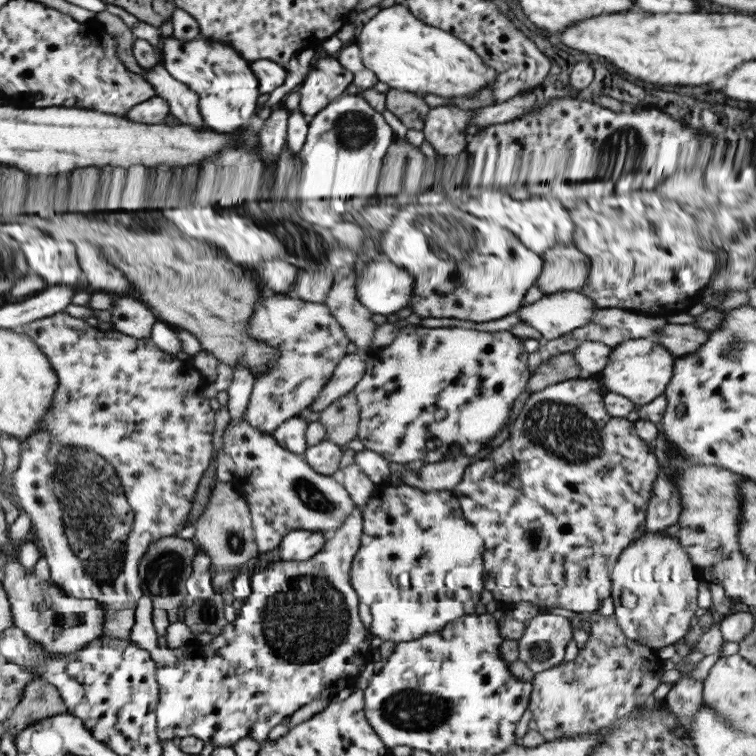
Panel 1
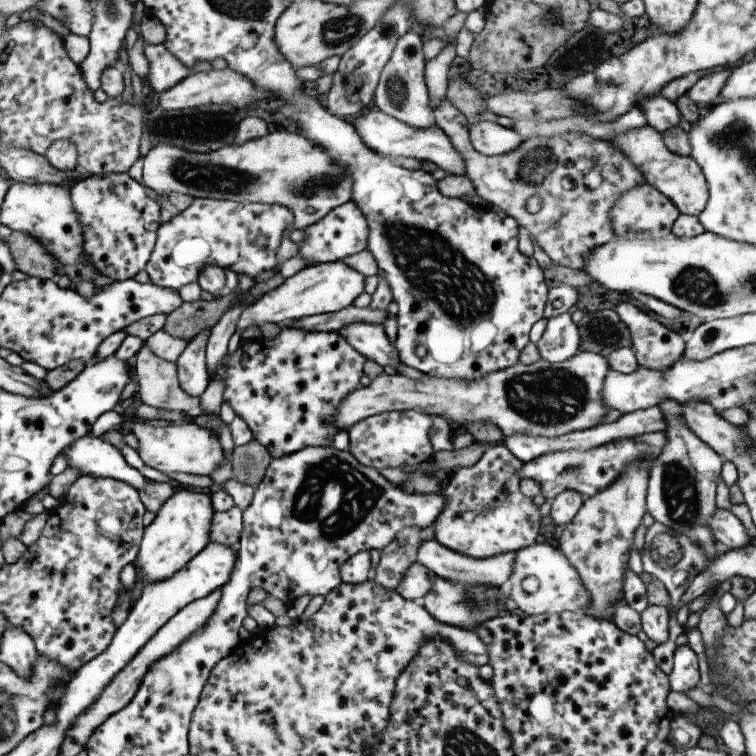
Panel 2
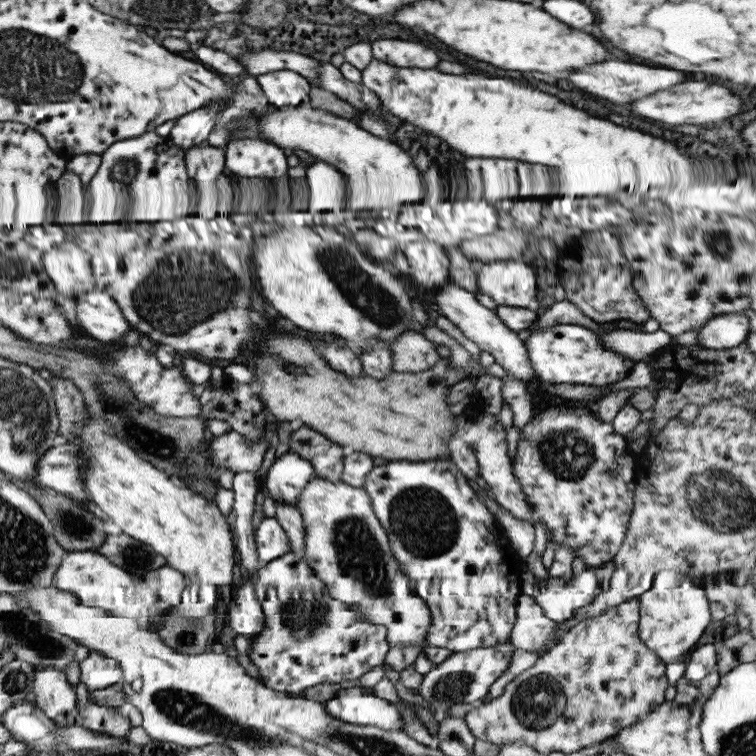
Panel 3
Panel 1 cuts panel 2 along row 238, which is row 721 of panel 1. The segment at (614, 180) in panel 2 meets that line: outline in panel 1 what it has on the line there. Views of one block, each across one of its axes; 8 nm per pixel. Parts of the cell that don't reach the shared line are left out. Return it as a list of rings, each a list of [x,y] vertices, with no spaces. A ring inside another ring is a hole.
[[[597,612],[589,614],[589,634],[583,647],[579,648],[577,656],[571,662],[562,661],[559,665],[535,673],[530,689],[528,709],[531,711],[537,732],[543,736],[543,742],[551,742],[562,738],[575,738],[595,730],[601,730],[611,721],[628,714],[636,706],[648,702],[663,684],[663,660],[656,654],[656,650],[627,640],[617,623],[615,615],[598,616]]]

